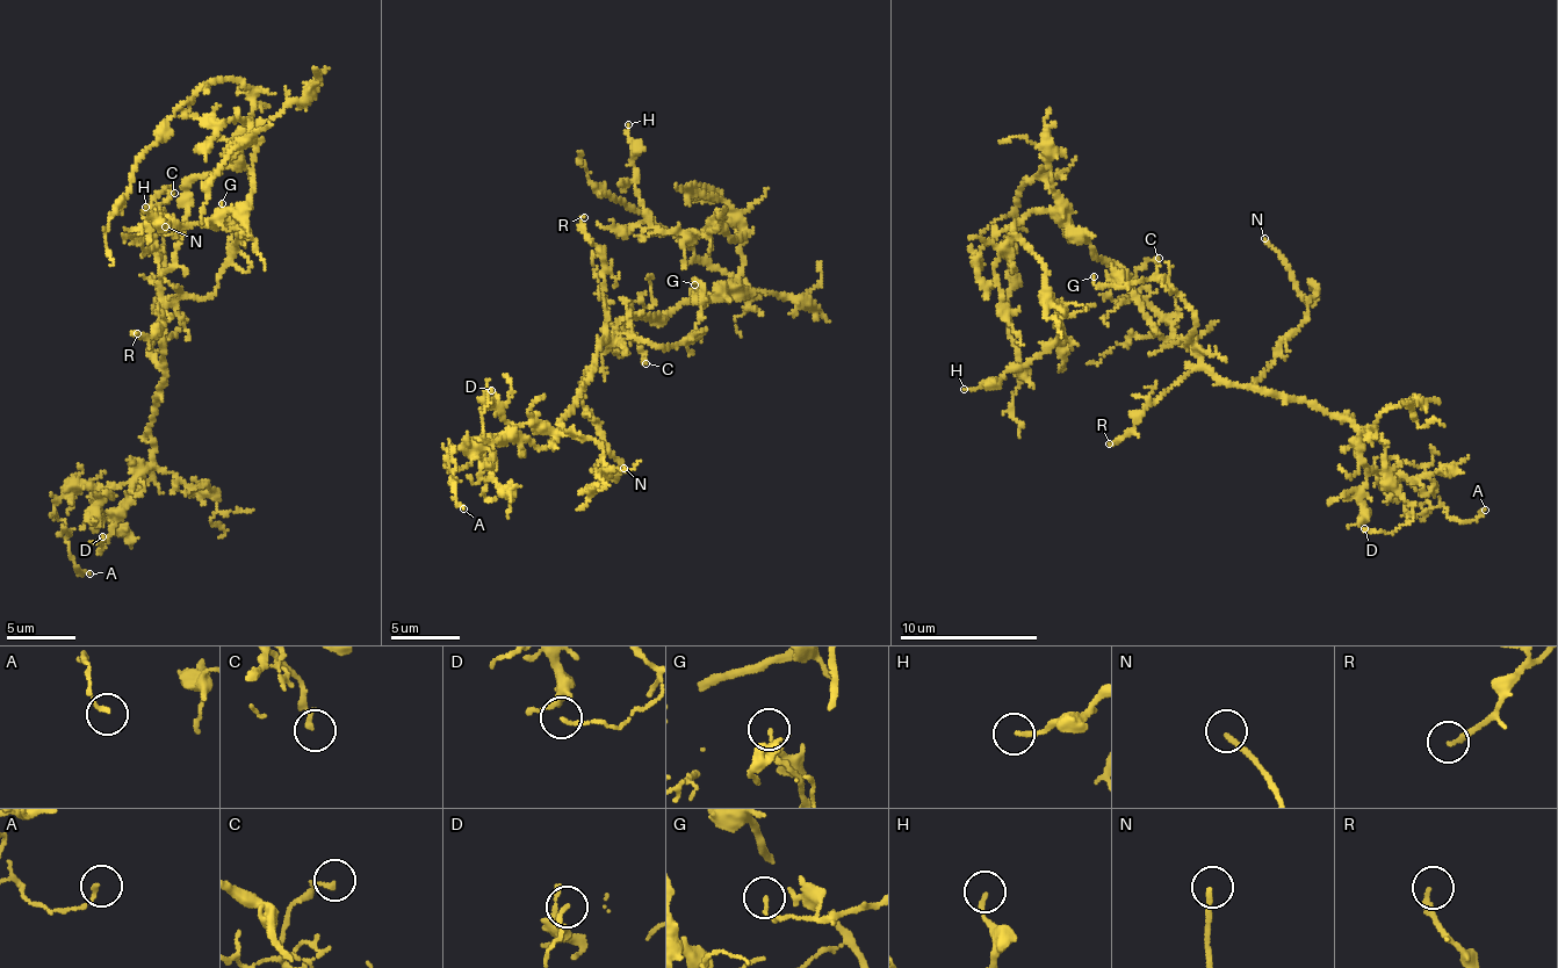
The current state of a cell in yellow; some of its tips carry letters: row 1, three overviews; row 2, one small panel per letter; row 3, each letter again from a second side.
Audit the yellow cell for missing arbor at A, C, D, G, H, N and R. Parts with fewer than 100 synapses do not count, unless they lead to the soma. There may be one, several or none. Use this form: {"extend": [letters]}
{"extend": ["N"]}

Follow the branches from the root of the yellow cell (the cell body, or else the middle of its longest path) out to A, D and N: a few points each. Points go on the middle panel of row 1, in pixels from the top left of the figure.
A: (646, 320), (624, 320), (597, 351), (592, 376), (560, 431), (520, 424), (454, 470), (449, 484), (463, 508)
D: (646, 320), (624, 320), (597, 351), (558, 441), (542, 447), (513, 433), (484, 439), (491, 390)
N: (646, 320), (635, 316), (617, 326), (583, 382), (584, 409), (620, 467), (615, 479), (596, 474), (624, 468)

